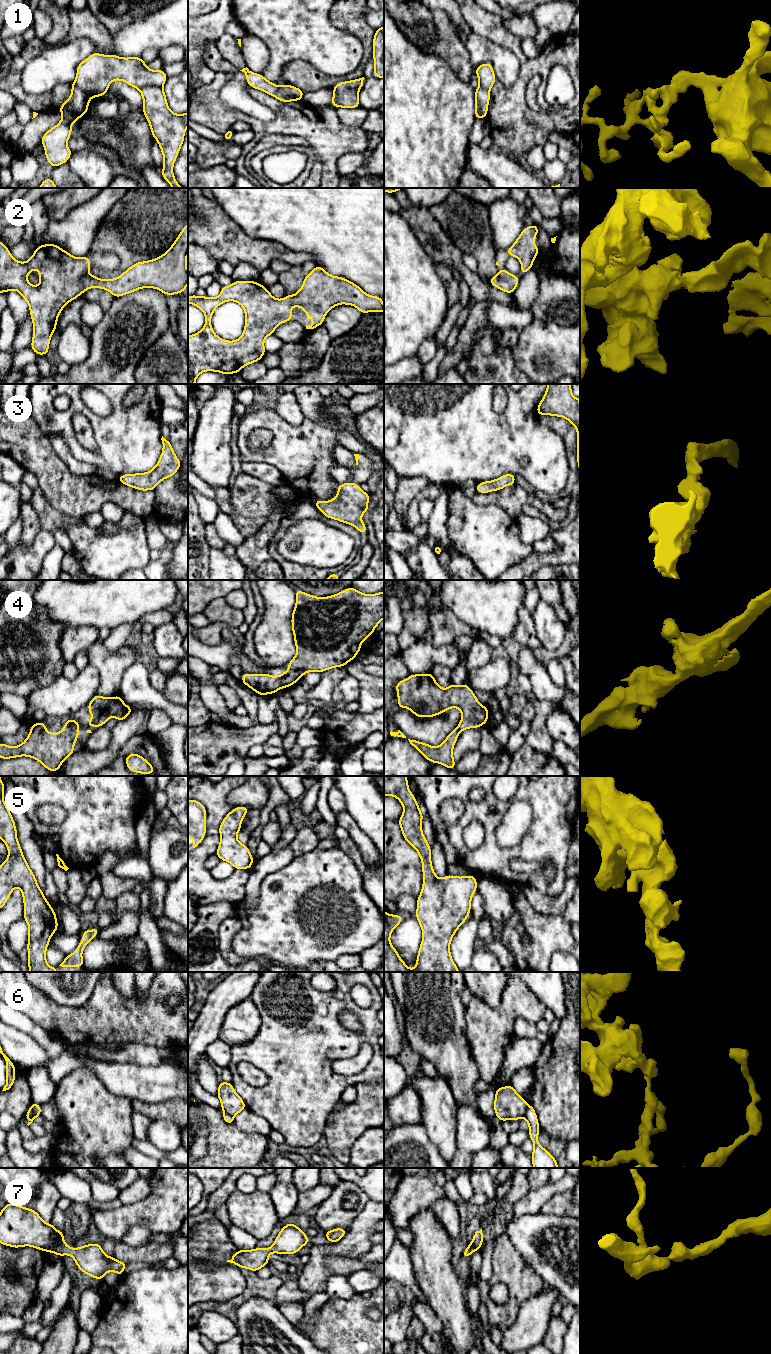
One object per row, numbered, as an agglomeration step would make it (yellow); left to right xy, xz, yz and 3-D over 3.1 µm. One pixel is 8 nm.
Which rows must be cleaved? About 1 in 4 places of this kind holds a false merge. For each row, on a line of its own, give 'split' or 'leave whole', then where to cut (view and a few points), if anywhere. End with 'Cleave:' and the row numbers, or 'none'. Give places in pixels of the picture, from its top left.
1: split; cut in xy along (74, 81), (90, 97)
2: leave whole; no cut
3: leave whole; no cut
4: leave whole; no cut
5: leave whole; no cut
6: split; cut in yz along (528, 1105), (524, 1116)
7: leave whole; no cut
Cleave: 1, 6

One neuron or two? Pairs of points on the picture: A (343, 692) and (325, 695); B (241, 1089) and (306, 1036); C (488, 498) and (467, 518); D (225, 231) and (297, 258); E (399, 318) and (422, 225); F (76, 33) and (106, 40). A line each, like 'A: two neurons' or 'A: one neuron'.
A: two neurons
B: one neuron
C: two neurons
D: one neuron
E: two neurons
F: one neuron

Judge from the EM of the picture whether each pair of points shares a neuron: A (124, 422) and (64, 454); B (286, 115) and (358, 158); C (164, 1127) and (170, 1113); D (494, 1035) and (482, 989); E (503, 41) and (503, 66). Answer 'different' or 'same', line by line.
A: different
B: different
C: different
D: different
E: different

